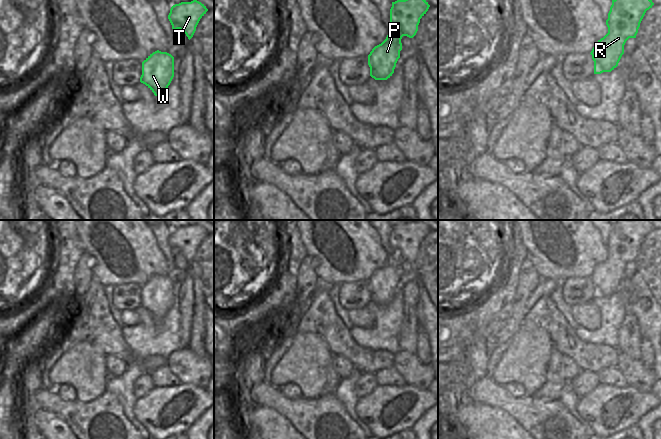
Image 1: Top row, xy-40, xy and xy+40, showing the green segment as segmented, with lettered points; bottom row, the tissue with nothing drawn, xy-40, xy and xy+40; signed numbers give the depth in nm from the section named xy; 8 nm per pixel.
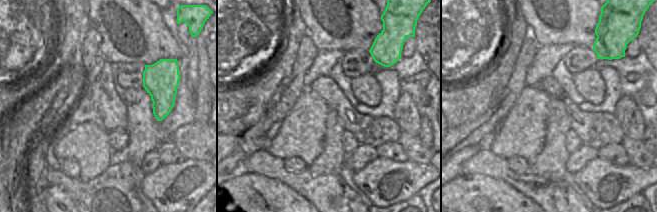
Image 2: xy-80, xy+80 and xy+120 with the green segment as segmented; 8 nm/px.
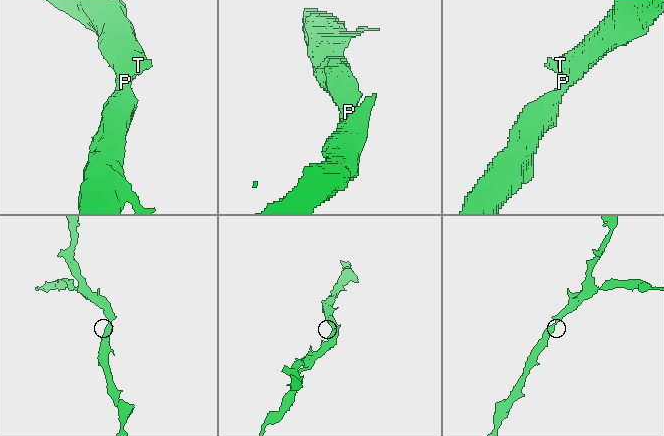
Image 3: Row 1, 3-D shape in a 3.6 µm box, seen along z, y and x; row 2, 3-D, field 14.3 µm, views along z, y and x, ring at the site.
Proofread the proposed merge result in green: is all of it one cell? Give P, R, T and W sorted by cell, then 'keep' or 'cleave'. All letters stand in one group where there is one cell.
groups P R T W; keep

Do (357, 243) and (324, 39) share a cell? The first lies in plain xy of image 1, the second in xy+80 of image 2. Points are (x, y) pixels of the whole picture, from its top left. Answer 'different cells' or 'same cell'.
same cell

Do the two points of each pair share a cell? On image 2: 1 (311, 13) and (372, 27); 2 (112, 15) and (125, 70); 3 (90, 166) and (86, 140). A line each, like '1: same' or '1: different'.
1: same
2: different
3: same

